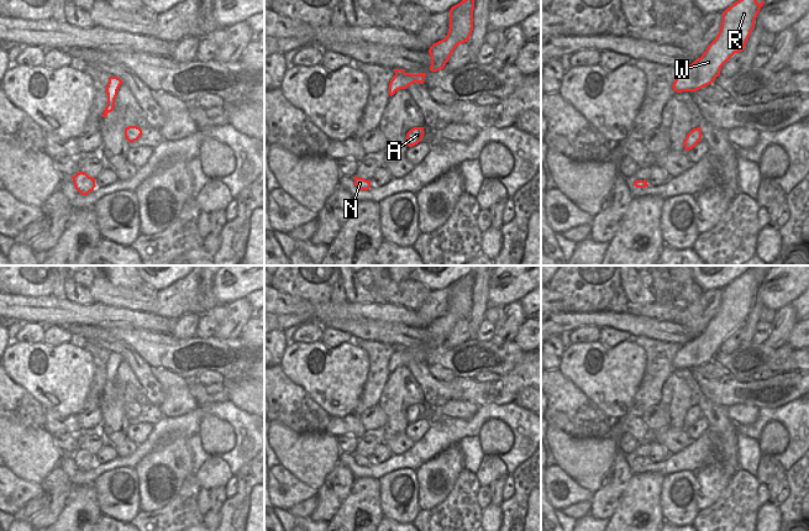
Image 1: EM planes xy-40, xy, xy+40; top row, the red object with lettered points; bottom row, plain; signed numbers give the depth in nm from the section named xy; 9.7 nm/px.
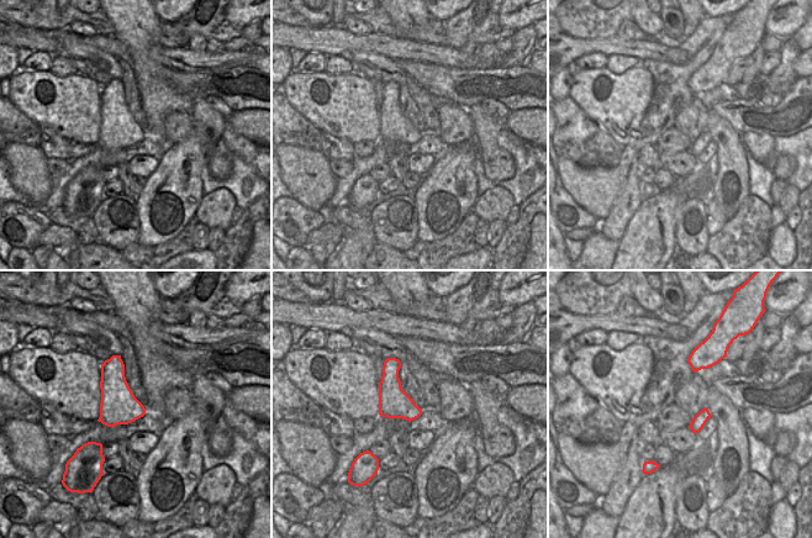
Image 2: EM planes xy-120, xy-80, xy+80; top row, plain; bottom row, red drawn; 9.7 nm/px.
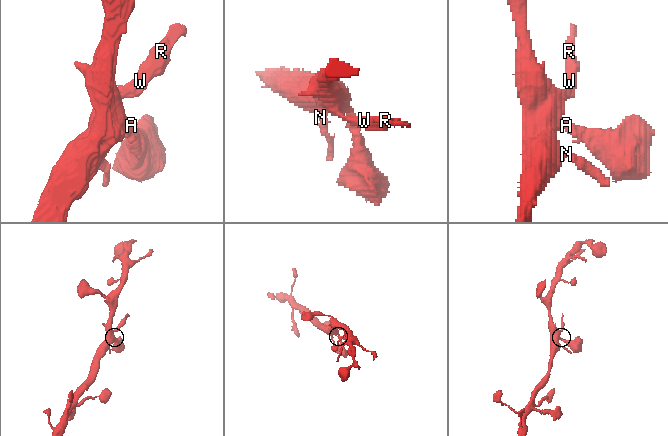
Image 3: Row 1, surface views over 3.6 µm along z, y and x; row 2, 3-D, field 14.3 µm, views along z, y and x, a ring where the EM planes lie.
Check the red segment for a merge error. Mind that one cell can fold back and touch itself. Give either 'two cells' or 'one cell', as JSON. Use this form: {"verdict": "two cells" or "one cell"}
{"verdict": "one cell"}

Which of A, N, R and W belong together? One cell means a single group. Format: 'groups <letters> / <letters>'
groups A N R W

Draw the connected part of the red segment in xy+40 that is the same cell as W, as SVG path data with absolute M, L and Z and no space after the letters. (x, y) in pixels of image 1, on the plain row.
M752 266L739 278L723 289L721 305L716 315L708 322L700 335L684 343L677 352L672 364L677 369L697 368L714 358L720 352L721 343L735 331L742 328L755 304L755 296L763 283L765 277L758 280Z

